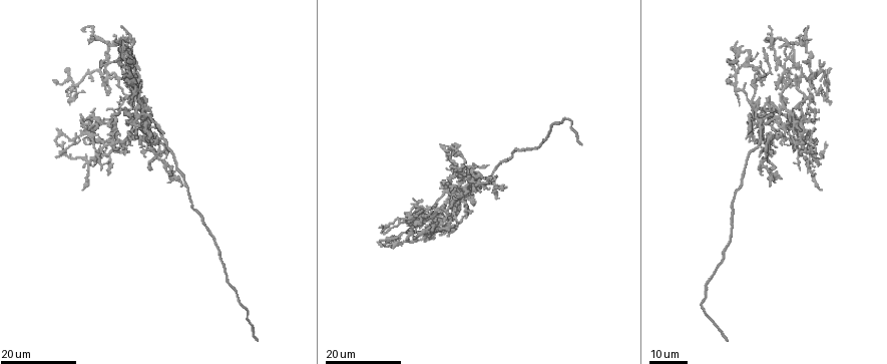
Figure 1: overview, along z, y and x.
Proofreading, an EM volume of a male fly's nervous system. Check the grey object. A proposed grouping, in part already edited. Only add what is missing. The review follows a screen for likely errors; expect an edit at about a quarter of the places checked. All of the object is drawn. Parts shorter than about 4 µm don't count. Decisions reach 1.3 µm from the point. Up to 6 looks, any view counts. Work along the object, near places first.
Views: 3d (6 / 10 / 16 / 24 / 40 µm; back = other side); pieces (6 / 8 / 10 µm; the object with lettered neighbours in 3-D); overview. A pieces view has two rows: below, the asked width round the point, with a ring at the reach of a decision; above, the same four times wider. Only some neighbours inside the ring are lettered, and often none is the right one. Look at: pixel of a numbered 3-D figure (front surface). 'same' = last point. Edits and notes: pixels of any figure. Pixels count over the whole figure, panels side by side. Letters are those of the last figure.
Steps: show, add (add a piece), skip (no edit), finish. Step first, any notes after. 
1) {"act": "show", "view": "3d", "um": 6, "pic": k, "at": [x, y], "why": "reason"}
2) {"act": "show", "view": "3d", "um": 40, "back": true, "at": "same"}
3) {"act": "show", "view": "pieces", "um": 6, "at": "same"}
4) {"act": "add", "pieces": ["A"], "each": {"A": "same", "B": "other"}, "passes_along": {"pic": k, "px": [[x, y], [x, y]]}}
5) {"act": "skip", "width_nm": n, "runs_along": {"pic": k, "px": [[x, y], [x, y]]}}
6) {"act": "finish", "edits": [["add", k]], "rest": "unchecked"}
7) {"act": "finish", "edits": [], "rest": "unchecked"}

{"act": "show", "view": "3d", "um": 24, "pic": 1, "at": [60, 152], "why": "free end"}

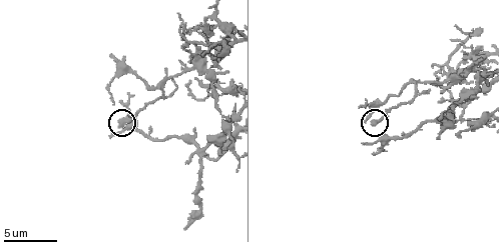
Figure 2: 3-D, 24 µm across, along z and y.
{"act": "show", "view": "pieces", "um": 6, "pic": 2, "at": [372, 122], "why": "see the neighbours"}

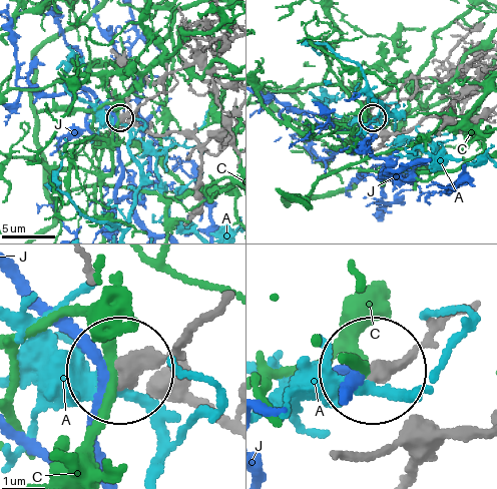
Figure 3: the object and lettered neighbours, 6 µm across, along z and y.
{"act": "skip", "each": {"A": "other", "C": "other", "J": "other"}, "found": "none of them fits"}

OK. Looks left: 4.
{"act": "show", "view": "3d", "um": 6, "pic": 2, "at": [112, 58], "why": "free end"}

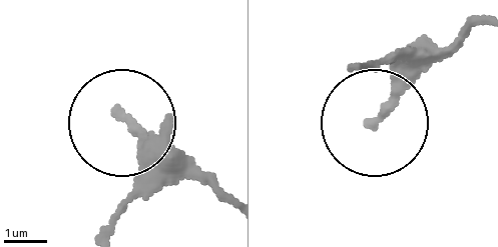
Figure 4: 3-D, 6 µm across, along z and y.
{"act": "show", "view": "pieces", "um": 8, "pic": 4, "at": [370, 121], "why": "what lies round it"}

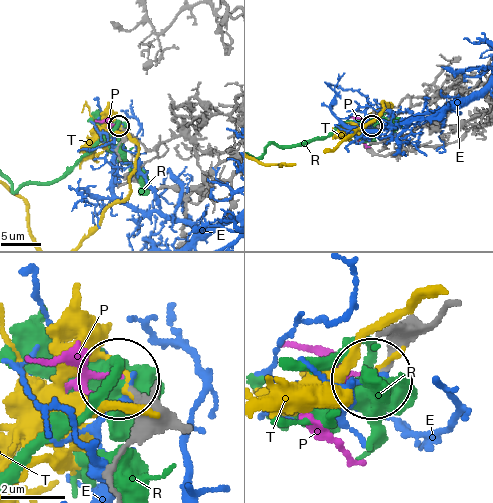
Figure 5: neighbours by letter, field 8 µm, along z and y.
{"act": "skip", "each": {"E": "other", "P": "other", "R": "other", "T": "other"}, "runs_along": {"pic": 5, "px": [[173, 428], [119, 385]]}, "found": "none of them fits"}

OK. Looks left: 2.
{"act": "show", "view": "3d", "um": 24, "pic": 1, "at": [758, 97], "why": "an open end"}

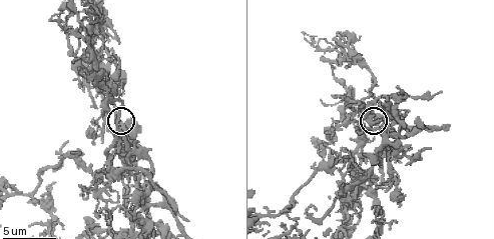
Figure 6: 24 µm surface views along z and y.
{"act": "show", "view": "pieces", "um": 10, "pic": 6, "at": [119, 122]}

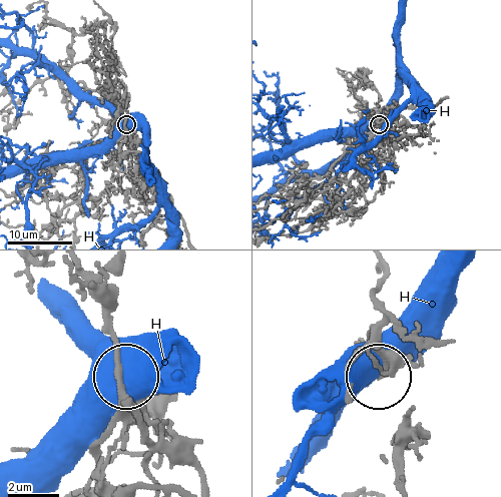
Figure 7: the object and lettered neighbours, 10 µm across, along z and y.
{"act": "skip", "width_nm": 250, "each": {"H": "other"}, "found": "none of them fits"}

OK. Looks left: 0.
{"act": "finish", "edits": [], "rest": "unchecked"}

